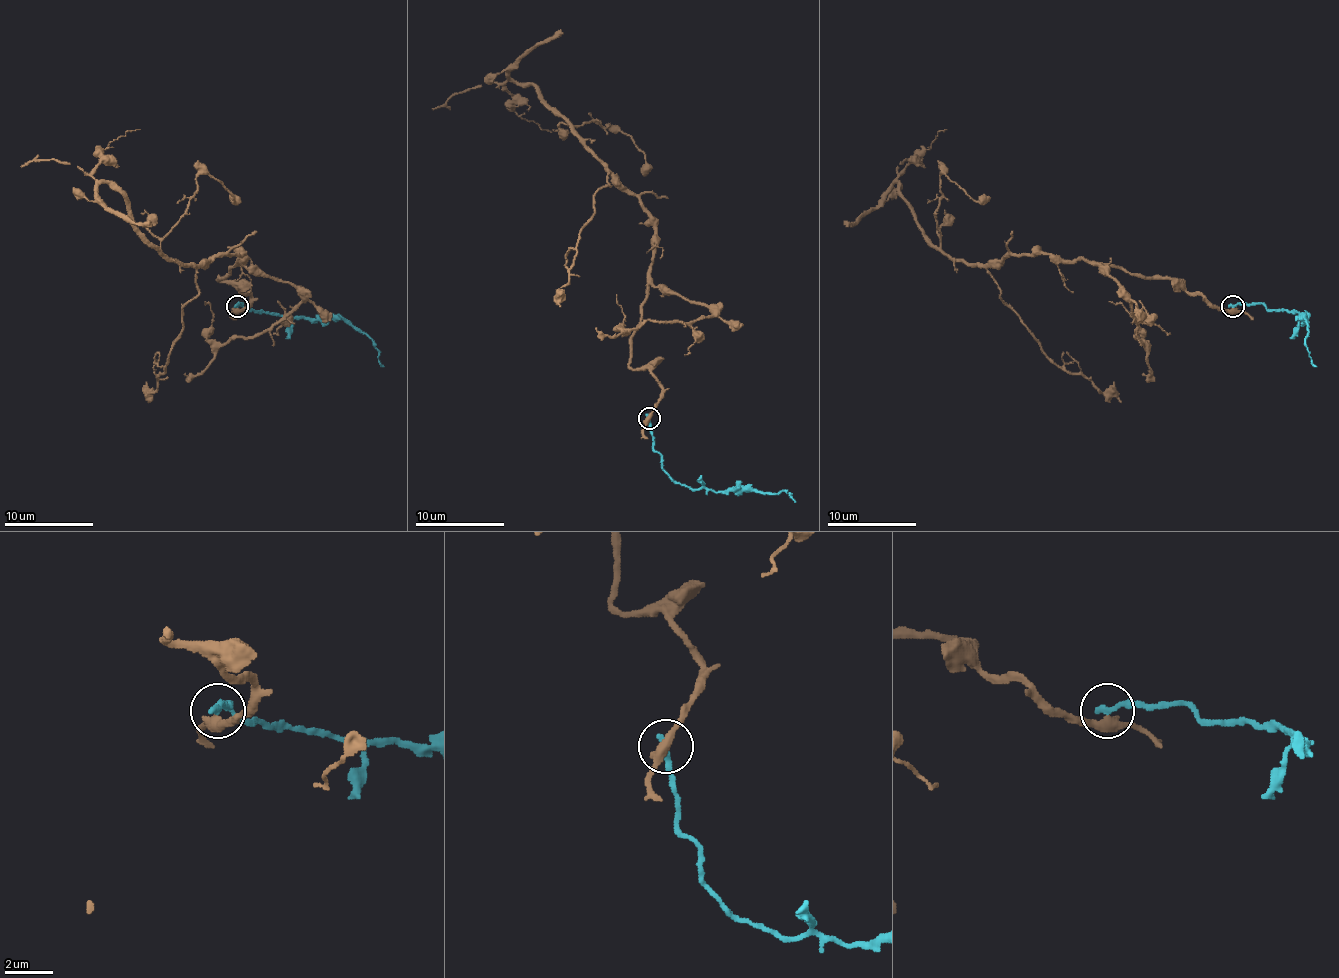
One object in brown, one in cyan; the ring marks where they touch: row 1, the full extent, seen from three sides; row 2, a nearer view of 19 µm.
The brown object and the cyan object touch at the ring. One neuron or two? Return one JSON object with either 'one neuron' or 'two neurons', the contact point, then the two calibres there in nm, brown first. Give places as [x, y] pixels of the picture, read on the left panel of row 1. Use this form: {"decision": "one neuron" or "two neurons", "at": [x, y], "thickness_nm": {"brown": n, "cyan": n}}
{"decision": "two neurons", "at": [237, 306], "thickness_nm": {"brown": 380, "cyan": 280}}

